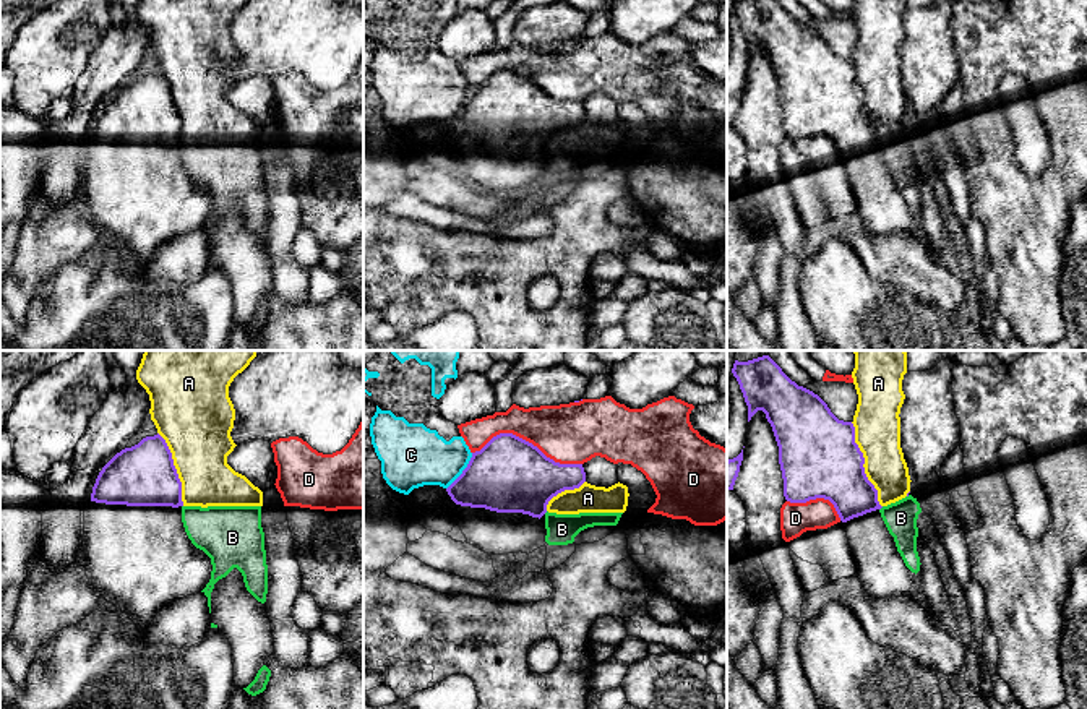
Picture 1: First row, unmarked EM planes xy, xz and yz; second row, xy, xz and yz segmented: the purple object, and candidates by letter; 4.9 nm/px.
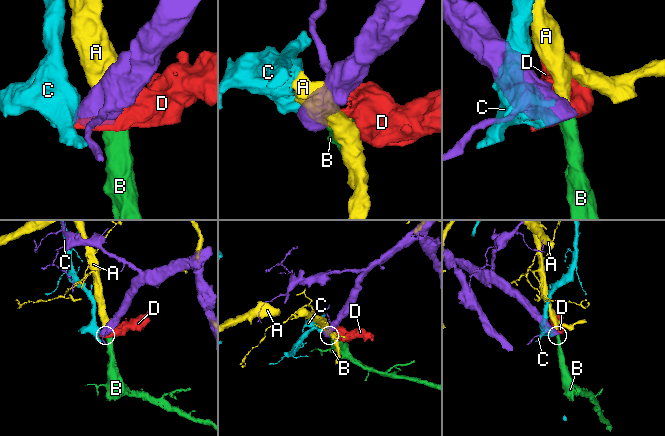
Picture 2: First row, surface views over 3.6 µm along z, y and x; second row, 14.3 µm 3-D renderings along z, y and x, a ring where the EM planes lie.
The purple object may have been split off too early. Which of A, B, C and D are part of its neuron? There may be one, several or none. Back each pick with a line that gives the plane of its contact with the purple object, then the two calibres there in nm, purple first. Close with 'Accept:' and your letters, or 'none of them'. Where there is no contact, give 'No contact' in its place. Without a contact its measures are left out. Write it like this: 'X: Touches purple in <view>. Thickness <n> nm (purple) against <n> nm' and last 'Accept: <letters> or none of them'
Accept: none of them

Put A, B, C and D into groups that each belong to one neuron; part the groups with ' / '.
A B / C / D

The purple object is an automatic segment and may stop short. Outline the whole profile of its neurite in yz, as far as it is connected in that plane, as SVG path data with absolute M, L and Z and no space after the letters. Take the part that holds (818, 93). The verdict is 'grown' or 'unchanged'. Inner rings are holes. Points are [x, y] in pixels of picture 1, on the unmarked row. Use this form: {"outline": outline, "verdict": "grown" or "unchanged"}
{"outline": "M733 0L732 10L748 42L748 58L763 47L772 63L785 136L829 136L844 159L855 213L865 227L876 235L909 234L954 266L959 258L922 170L917 211L897 188L879 149L878 127L865 110L853 60L839 57L818 31L792 18L777 0Z", "verdict": "grown"}

